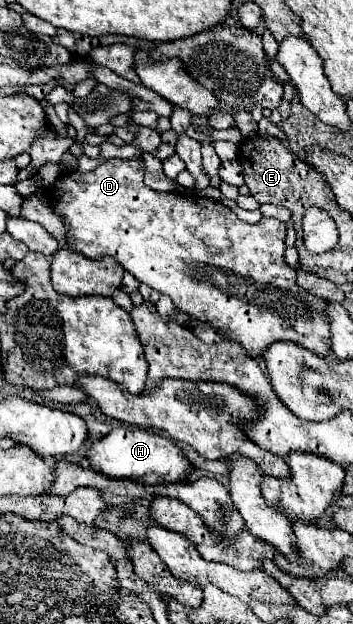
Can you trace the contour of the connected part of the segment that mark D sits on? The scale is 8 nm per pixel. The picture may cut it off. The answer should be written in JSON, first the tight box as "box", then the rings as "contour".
{"box":[53,157,331,359],"contour":[[[135,157],[135,159],[107,159],[105,163],[101,163],[99,167],[95,167],[93,171],[89,173],[79,173],[79,171],[73,171],[73,173],[67,173],[67,177],[61,177],[55,181],[55,187],[57,187],[57,193],[53,193],[53,209],[63,217],[63,223],[69,231],[69,243],[73,249],[77,249],[79,253],[83,253],[85,257],[89,259],[101,259],[101,257],[111,257],[115,263],[119,263],[125,271],[129,271],[137,281],[149,285],[151,289],[171,297],[171,301],[177,305],[177,309],[181,309],[183,313],[195,317],[199,323],[207,323],[209,327],[213,327],[217,333],[225,335],[229,341],[235,341],[239,343],[247,355],[251,355],[253,359],[257,357],[263,357],[265,353],[265,347],[271,347],[273,343],[277,341],[291,341],[291,343],[297,343],[305,349],[309,349],[311,353],[323,357],[323,359],[331,359],[331,331],[329,331],[329,315],[327,315],[327,299],[323,297],[317,297],[317,295],[311,295],[309,291],[301,289],[297,285],[297,273],[293,267],[289,267],[283,259],[283,251],[285,251],[285,231],[287,231],[287,225],[279,219],[267,219],[263,217],[259,223],[245,223],[241,221],[229,207],[225,207],[223,203],[219,201],[211,201],[207,197],[183,197],[183,195],[175,195],[175,193],[159,193],[159,191],[153,191],[149,189],[145,183],[143,183],[143,175],[145,175],[145,163],[141,157]]]}

